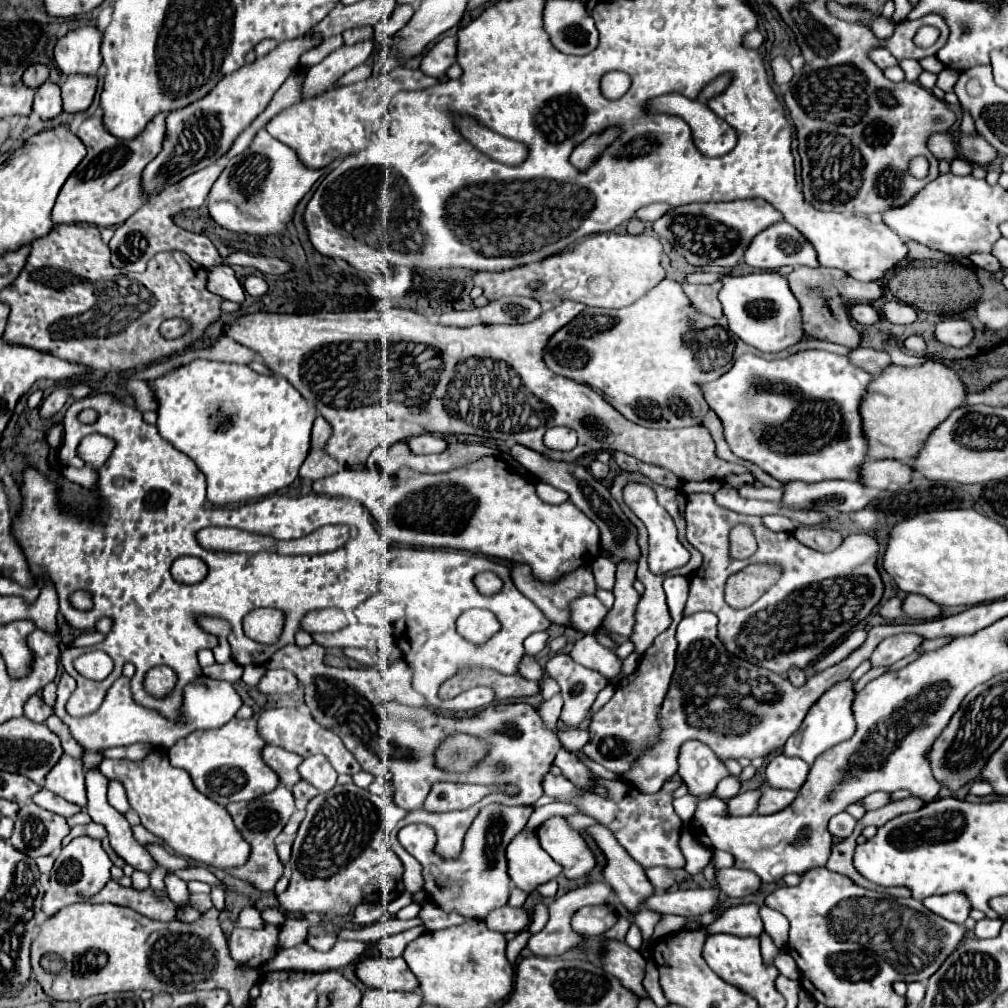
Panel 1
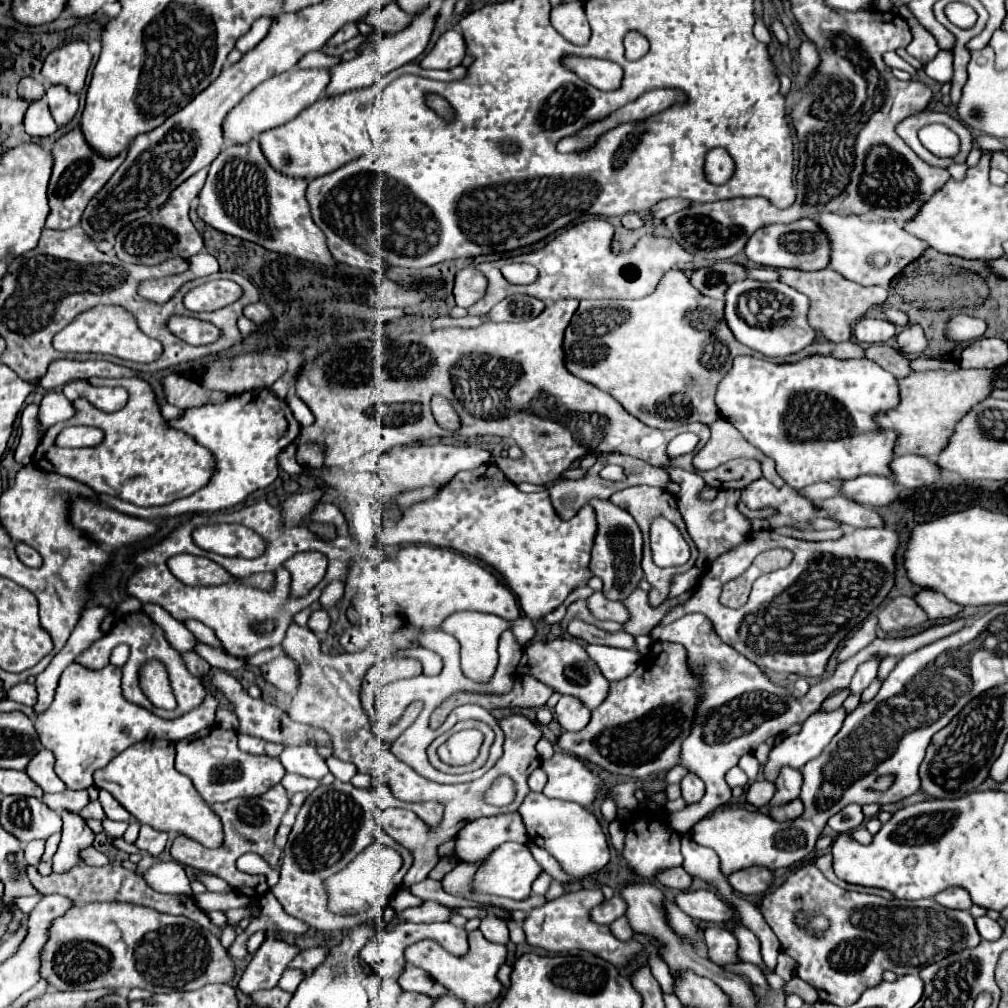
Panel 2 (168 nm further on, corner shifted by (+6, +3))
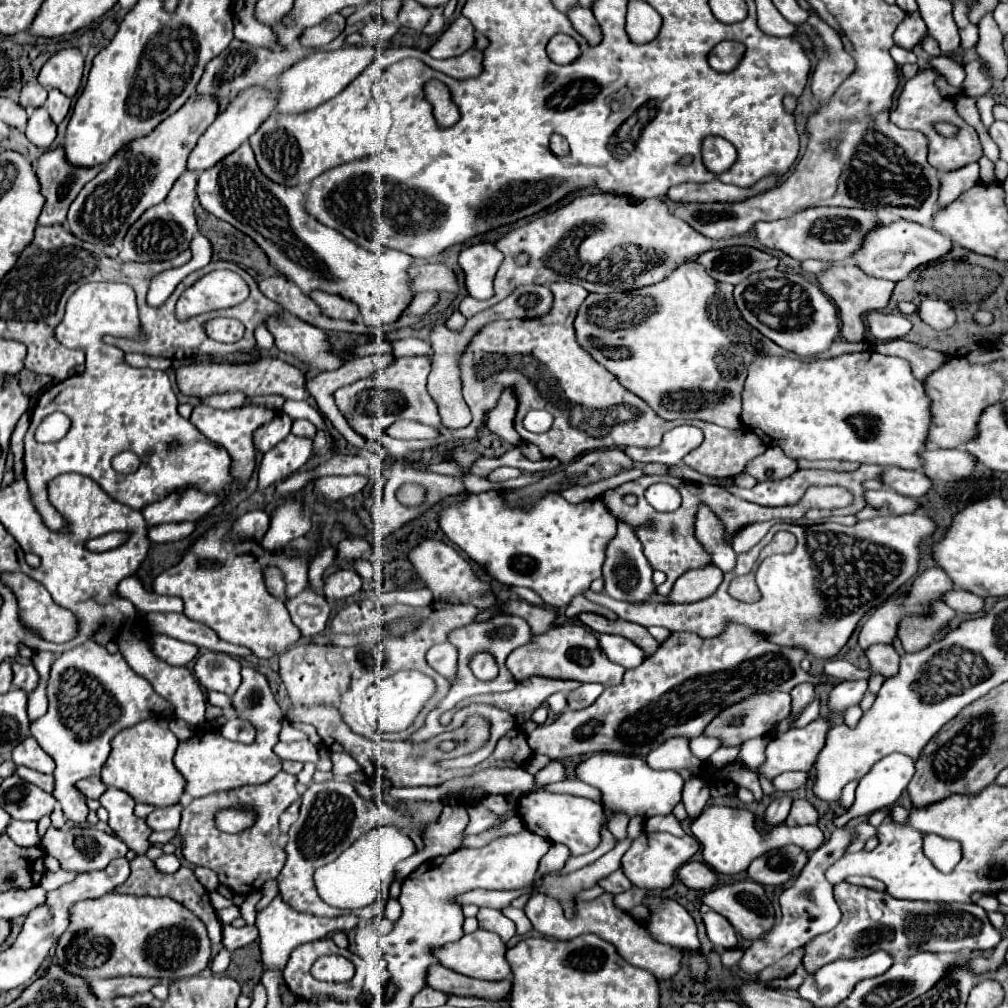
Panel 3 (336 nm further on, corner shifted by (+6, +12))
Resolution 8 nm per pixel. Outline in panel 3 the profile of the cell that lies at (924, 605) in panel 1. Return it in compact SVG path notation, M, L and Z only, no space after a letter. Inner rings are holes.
M954 589L954 591L946 593L944 595L944 603L950 605L958 613L974 615L974 613L984 611L984 599L972 595L970 591L962 591L962 589Z

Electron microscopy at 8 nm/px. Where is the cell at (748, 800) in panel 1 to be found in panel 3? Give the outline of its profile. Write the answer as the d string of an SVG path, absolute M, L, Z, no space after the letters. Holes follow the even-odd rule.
M784 773L784 775L778 775L772 783L778 793L786 793L786 791L804 787L808 783L808 779L810 779L810 773Z

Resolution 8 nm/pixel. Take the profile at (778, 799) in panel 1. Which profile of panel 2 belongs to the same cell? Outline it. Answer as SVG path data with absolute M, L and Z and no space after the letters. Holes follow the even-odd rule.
M796 798L784 806L768 806L768 814L774 820L792 820L802 814L802 802Z

